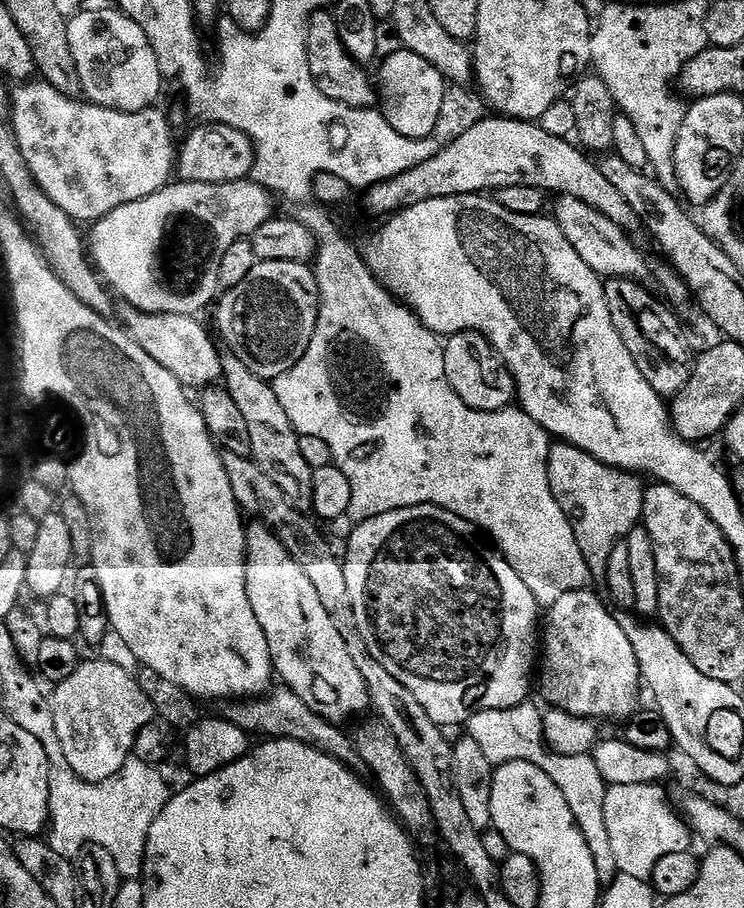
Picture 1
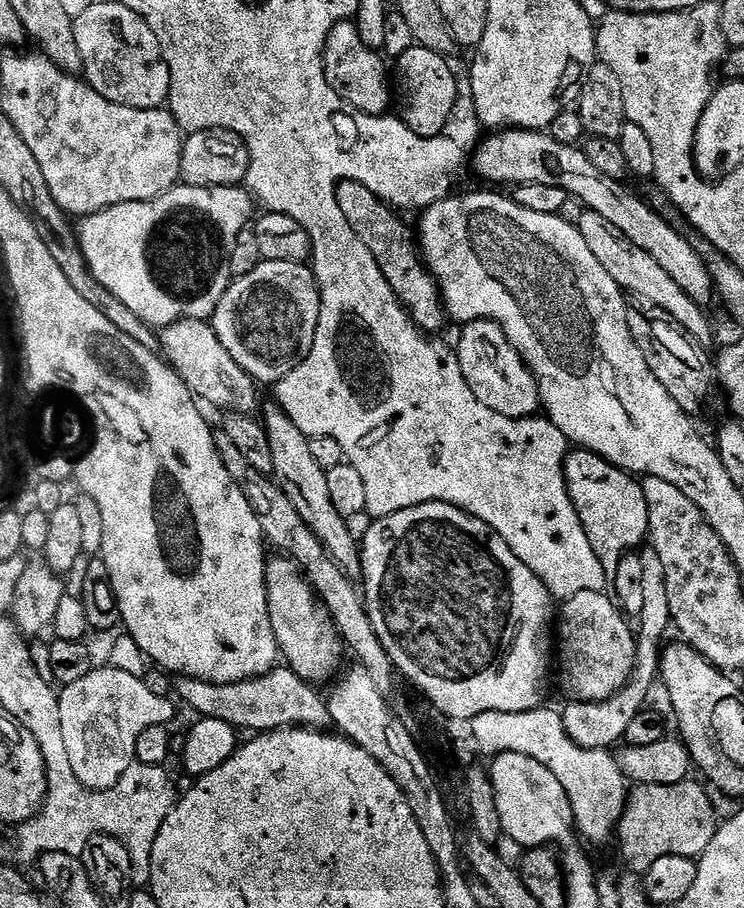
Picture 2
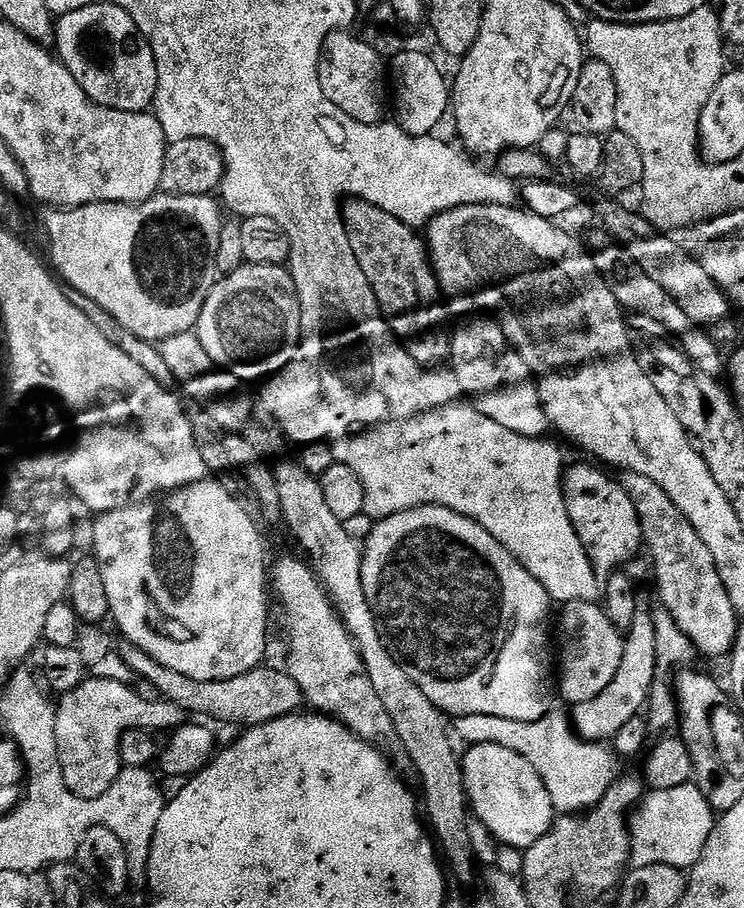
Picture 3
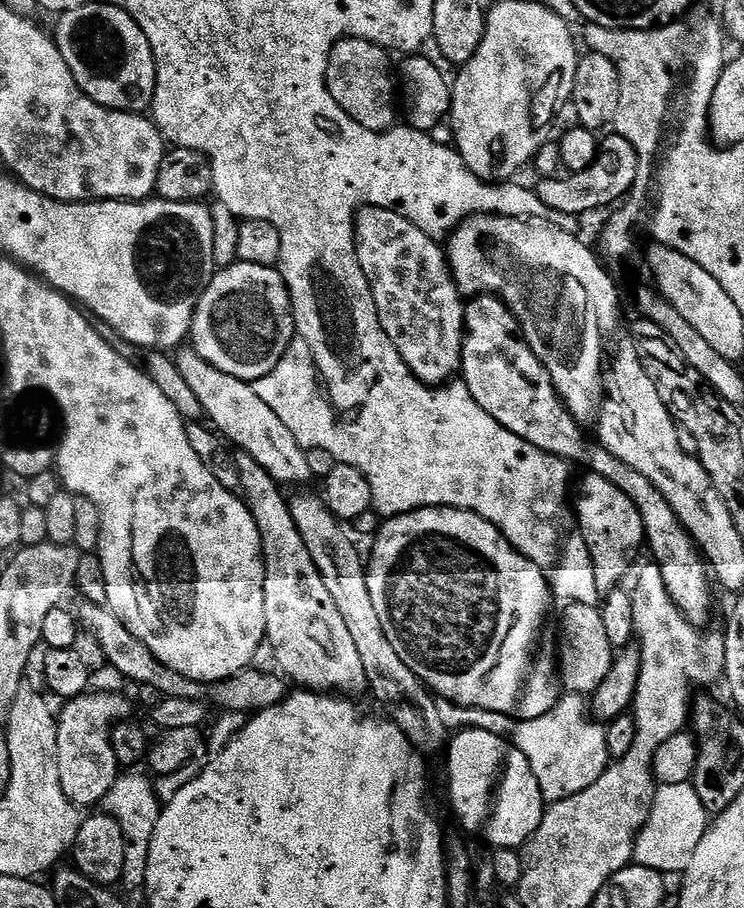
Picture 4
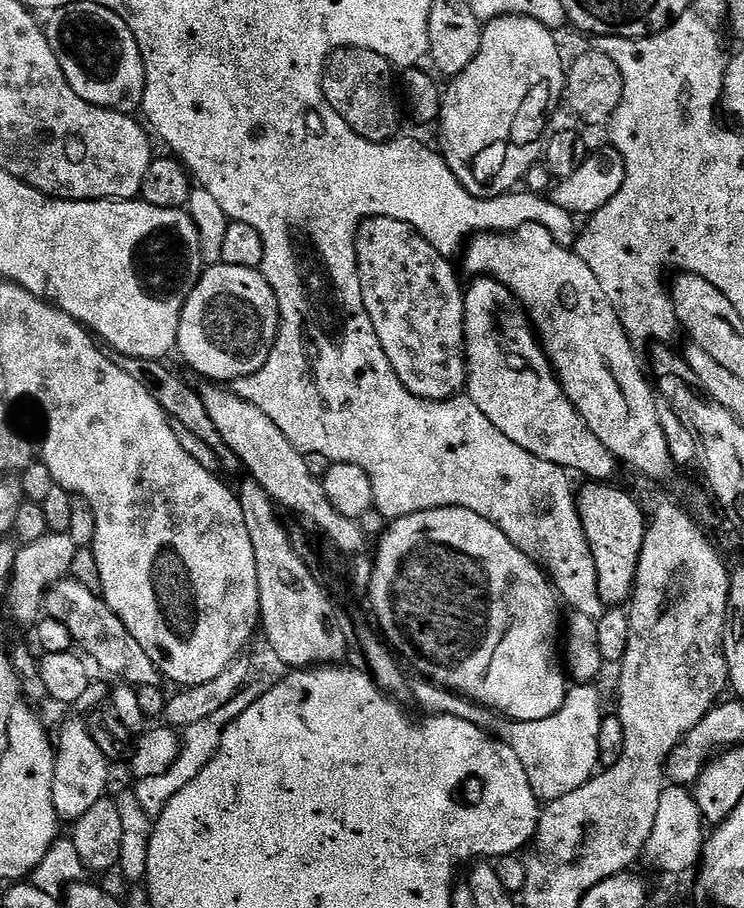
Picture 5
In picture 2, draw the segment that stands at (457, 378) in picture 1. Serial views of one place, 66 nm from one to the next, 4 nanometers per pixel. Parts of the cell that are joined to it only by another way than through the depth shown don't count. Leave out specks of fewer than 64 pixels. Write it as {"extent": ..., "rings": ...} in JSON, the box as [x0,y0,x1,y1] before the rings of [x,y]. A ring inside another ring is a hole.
{"extent":[454,320,538,420],"rings":[[[469,320],[463,325],[460,341],[454,344],[454,357],[464,385],[472,396],[489,412],[522,420],[533,415],[538,408],[538,396],[531,373],[510,347],[508,340],[496,324],[489,320]]]}

